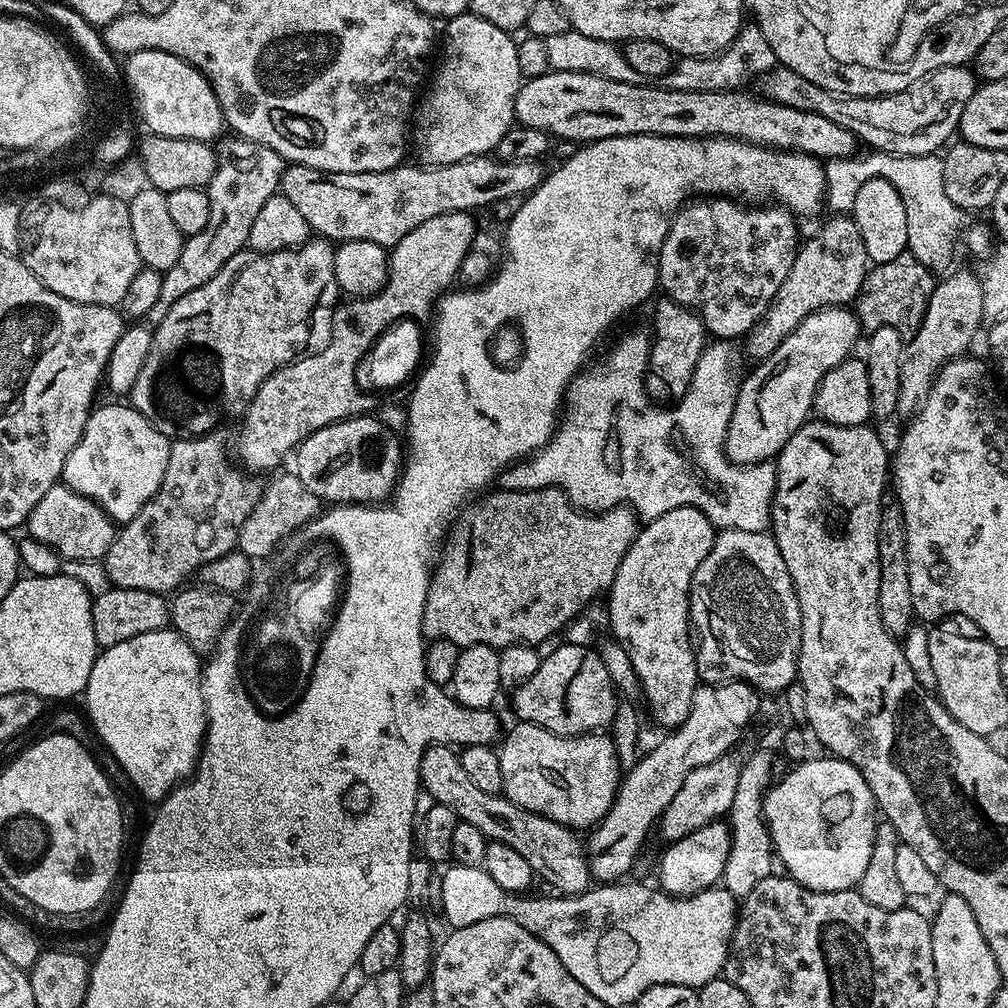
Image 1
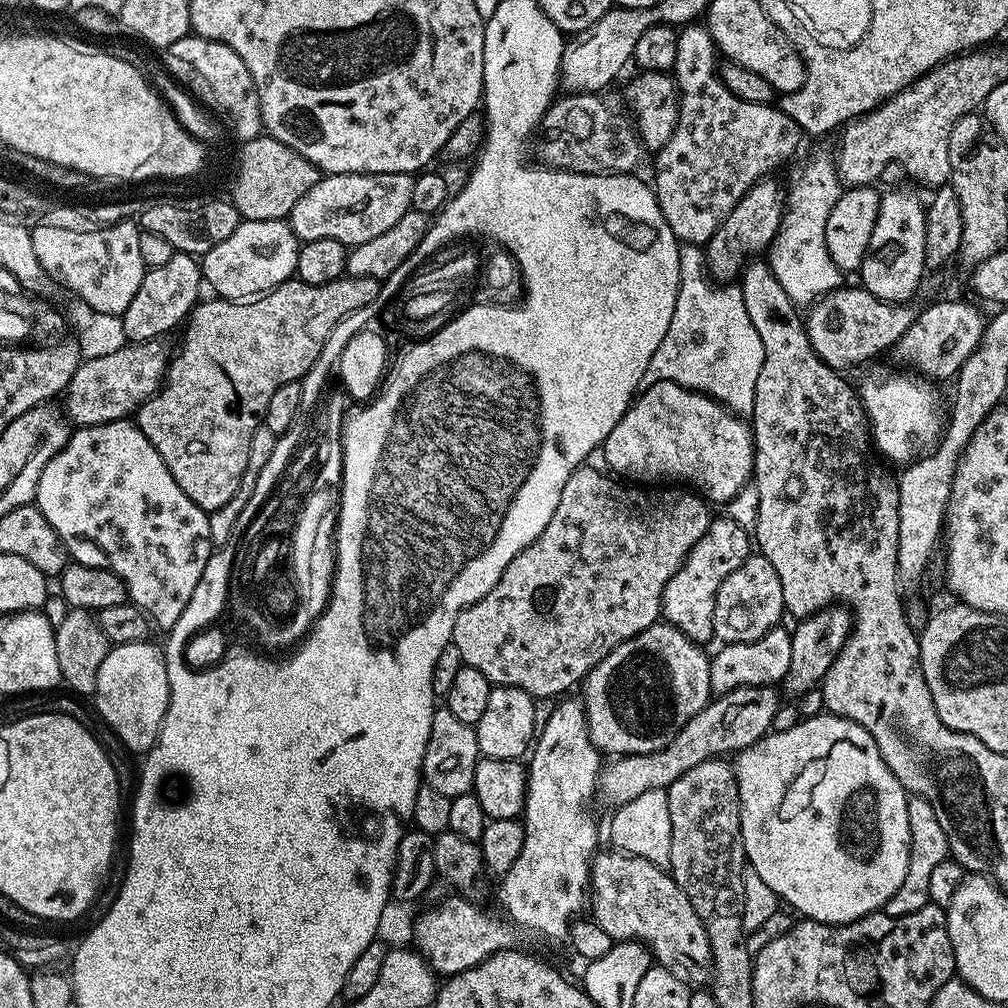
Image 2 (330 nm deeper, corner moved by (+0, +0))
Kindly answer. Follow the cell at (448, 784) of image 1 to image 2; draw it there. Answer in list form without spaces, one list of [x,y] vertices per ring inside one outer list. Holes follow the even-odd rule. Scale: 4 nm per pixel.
[[[619,850],[607,851],[597,851],[590,865],[591,919],[610,934],[613,942],[640,941],[659,967],[670,970],[684,984],[707,985],[712,970],[710,942],[690,898],[682,894],[671,874],[654,862]]]

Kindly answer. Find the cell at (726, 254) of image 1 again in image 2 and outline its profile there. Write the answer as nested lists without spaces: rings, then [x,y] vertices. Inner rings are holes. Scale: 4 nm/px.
[[[693,22],[679,29],[677,38],[677,53],[675,55],[674,64],[671,71],[674,73],[676,81],[676,91],[680,98],[680,113],[678,114],[678,122],[674,126],[674,134],[670,134],[670,142],[666,142],[666,146],[662,146],[659,152],[655,153],[656,160],[656,184],[654,183],[654,191],[656,193],[656,201],[662,210],[662,214],[666,218],[666,222],[670,226],[670,230],[675,234],[677,241],[684,244],[695,244],[704,246],[712,235],[718,231],[719,226],[725,218],[730,214],[738,202],[745,194],[757,183],[765,178],[773,175],[775,168],[780,168],[792,155],[796,152],[796,147],[800,144],[802,133],[800,127],[794,122],[794,118],[790,118],[782,109],[772,104],[755,104],[754,102],[746,102],[742,98],[738,98],[734,94],[730,94],[730,90],[726,90],[726,86],[720,80],[718,71],[718,49],[716,43],[712,41],[707,27],[703,23]]]

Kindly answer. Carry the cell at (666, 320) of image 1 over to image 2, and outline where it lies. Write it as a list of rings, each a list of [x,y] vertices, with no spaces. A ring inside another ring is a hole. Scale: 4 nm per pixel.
[[[766,178],[752,187],[705,244],[705,267],[713,281],[735,281],[747,265],[748,258],[757,257],[771,247],[786,207],[785,191],[774,181]]]

